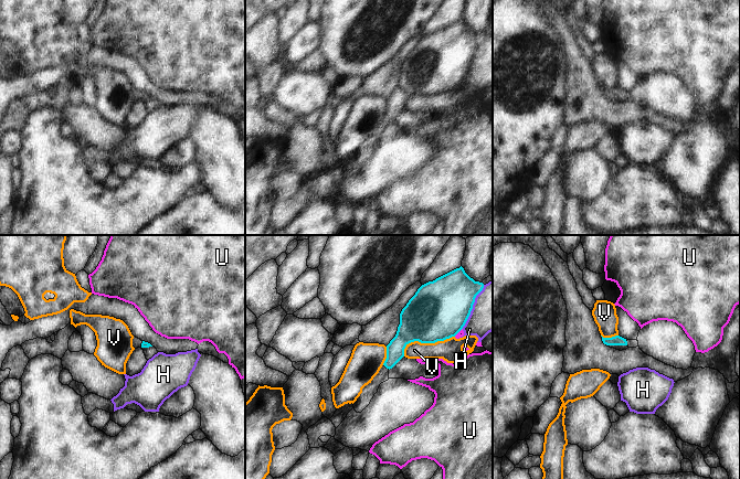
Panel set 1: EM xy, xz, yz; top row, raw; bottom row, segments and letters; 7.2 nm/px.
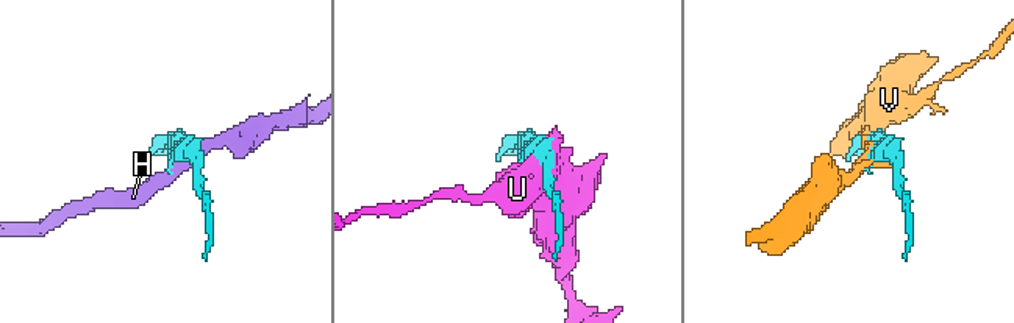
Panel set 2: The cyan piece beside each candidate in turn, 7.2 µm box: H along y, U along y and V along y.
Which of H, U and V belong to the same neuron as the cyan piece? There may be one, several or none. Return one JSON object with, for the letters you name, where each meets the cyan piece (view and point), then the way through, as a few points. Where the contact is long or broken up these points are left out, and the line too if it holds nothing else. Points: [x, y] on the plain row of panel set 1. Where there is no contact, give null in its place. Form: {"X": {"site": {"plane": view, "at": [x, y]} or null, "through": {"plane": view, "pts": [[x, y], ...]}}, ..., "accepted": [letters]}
{"accepted": []}

